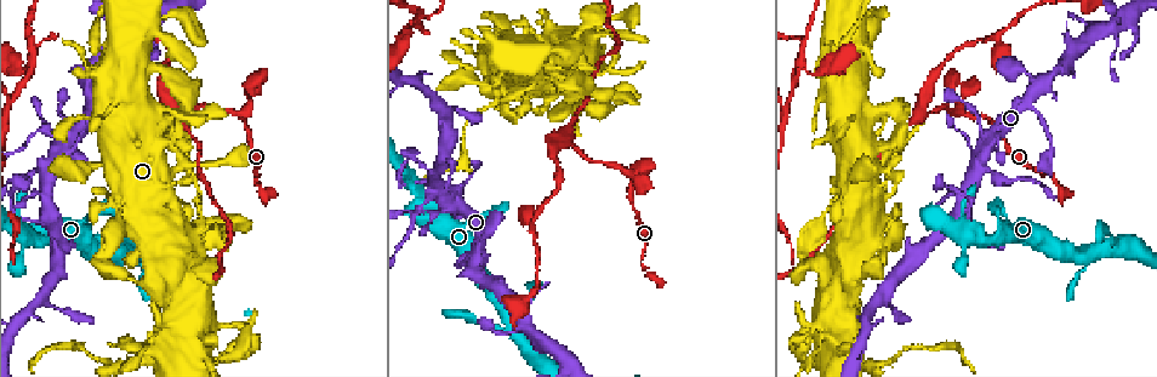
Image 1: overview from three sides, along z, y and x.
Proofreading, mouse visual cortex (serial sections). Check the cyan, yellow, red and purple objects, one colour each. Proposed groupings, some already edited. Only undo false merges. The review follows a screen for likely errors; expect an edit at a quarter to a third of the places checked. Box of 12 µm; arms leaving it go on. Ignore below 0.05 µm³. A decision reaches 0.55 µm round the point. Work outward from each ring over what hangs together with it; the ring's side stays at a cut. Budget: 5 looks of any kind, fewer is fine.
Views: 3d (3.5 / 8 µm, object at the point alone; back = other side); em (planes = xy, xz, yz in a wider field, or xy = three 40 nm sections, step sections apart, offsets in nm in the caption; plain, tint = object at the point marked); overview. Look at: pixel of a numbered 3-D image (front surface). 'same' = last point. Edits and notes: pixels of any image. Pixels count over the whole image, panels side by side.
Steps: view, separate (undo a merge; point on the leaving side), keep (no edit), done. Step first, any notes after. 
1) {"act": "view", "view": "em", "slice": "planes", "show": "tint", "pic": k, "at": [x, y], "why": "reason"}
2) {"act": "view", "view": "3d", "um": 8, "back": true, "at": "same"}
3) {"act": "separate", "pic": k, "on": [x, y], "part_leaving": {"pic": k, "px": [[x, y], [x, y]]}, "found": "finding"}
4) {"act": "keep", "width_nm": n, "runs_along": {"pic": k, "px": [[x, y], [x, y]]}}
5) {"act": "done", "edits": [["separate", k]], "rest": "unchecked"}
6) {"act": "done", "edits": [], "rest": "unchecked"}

{"act": "view", "view": "3d", "um": 3.5, "pic": 1, "at": [242, 112], "why": "looks like a crossing"}

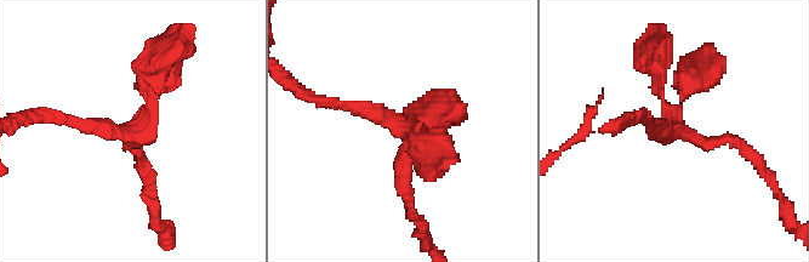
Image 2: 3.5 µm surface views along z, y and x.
{"act": "keep", "arms": 4, "arm_widths_nm": [150, 150, 150, 350], "runs_along": {"pic": 2, "px": [[409, 201], [412, 136], [337, 102]]}, "found": "one cell here"}

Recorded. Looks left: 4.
{"act": "view", "view": "em", "slice": "xy", "step": 5, "show": "tint", "pic": 1, "at": [939, 345], "why": "thick turns thin"}

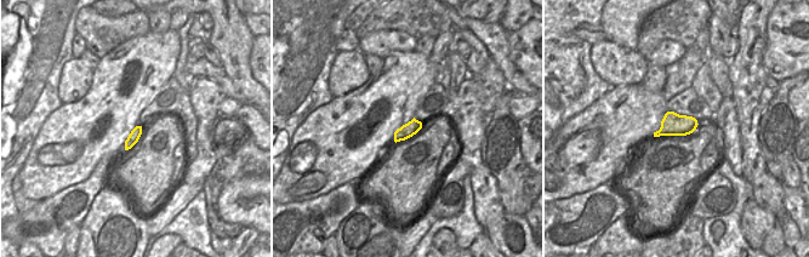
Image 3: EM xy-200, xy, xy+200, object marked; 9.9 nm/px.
{"act": "view", "view": "3d", "um": 3.5, "at": "same", "why": "wider look"}

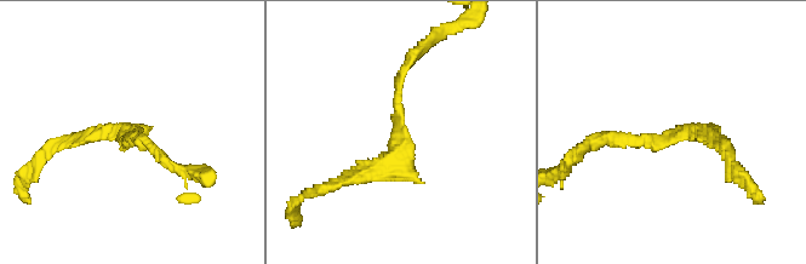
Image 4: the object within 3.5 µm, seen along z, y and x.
{"act": "keep", "runs_along": {"pic": 4, "px": [[410, 56], [399, 78], [402, 145], [342, 179]]}, "found": "one cell here"}

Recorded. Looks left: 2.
{"act": "done", "edits": [], "rest": "unchecked"}

